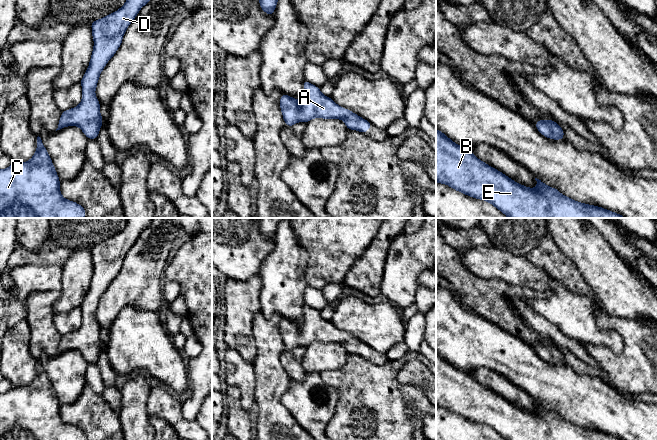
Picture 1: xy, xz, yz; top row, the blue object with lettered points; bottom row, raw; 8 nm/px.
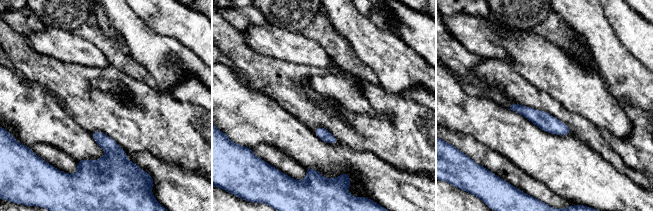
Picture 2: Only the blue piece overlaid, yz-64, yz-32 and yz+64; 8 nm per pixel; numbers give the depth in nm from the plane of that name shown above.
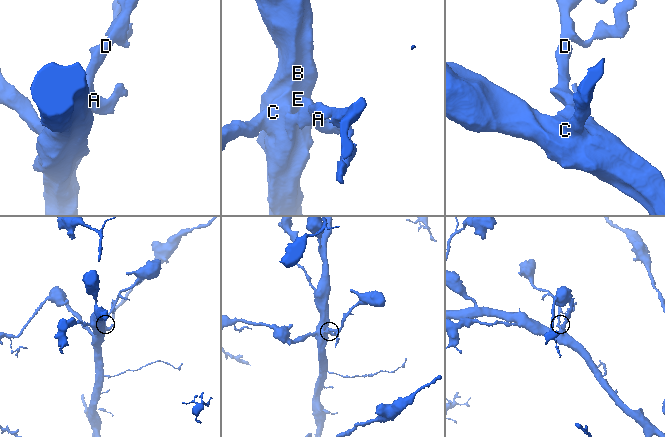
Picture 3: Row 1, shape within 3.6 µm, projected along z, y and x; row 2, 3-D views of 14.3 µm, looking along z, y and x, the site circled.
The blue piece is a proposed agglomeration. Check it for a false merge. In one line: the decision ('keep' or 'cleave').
keep

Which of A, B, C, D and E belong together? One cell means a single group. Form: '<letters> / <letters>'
A B C D E

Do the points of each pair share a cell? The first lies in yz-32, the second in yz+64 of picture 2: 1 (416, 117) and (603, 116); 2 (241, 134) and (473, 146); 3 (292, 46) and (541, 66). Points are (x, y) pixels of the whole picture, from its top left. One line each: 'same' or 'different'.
1: different
2: different
3: different

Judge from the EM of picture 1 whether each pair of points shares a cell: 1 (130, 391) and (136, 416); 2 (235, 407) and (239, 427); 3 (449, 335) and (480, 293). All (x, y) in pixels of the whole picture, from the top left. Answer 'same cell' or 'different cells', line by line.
1: same cell
2: same cell
3: different cells

